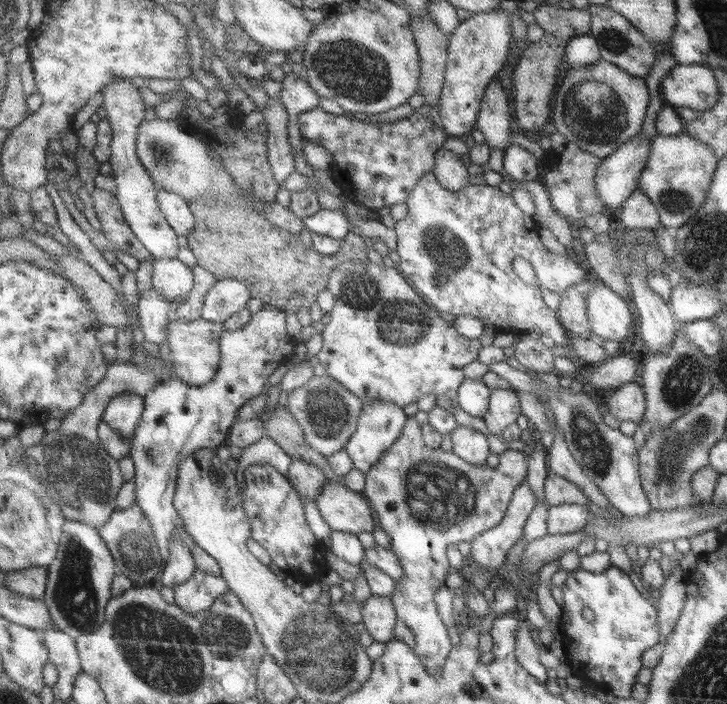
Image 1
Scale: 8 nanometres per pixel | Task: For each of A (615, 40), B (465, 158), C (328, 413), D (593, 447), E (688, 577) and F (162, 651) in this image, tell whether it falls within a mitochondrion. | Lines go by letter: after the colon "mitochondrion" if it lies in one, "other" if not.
A: mitochondrion
B: other
C: mitochondrion
D: mitochondrion
E: other
F: mitochondrion

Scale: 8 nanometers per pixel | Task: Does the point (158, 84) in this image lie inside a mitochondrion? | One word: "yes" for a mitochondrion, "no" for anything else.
no

